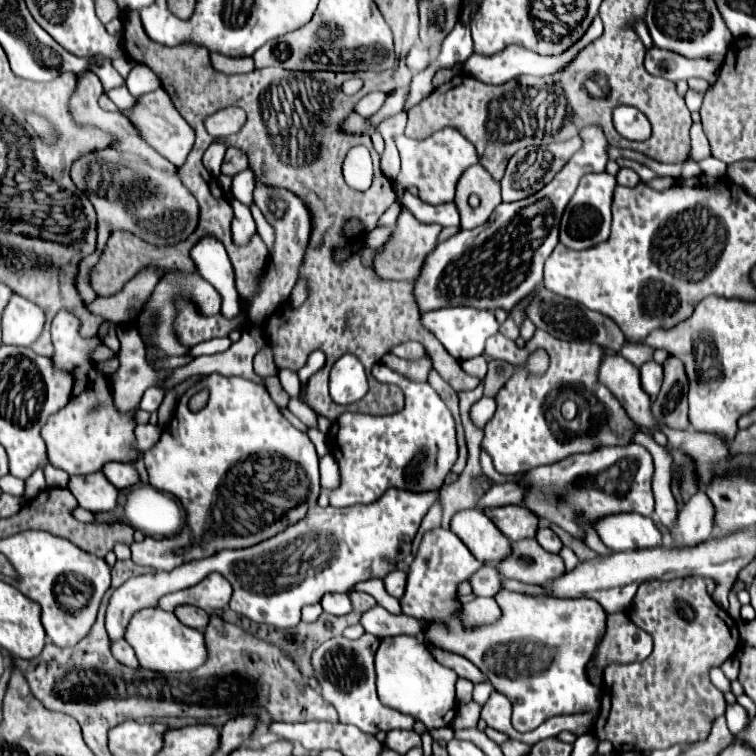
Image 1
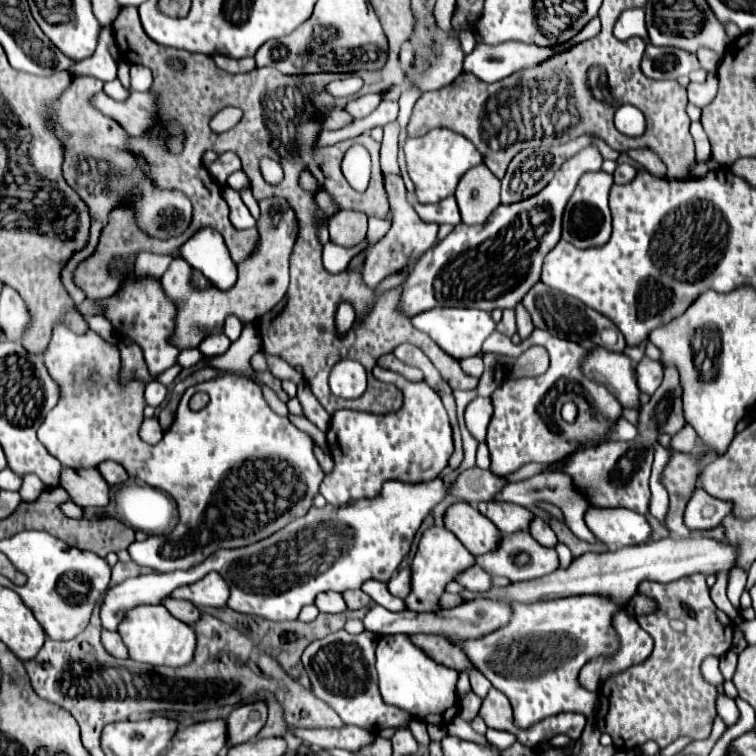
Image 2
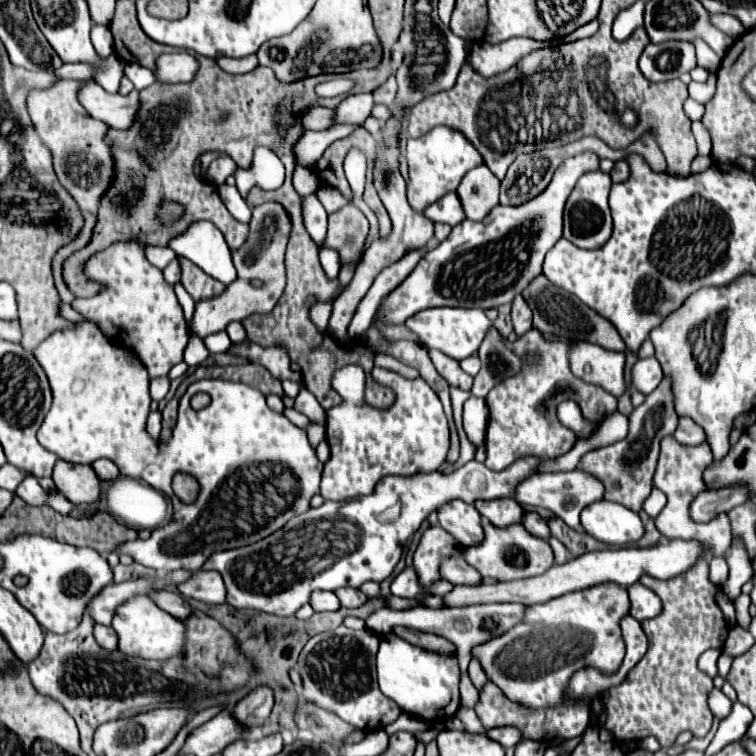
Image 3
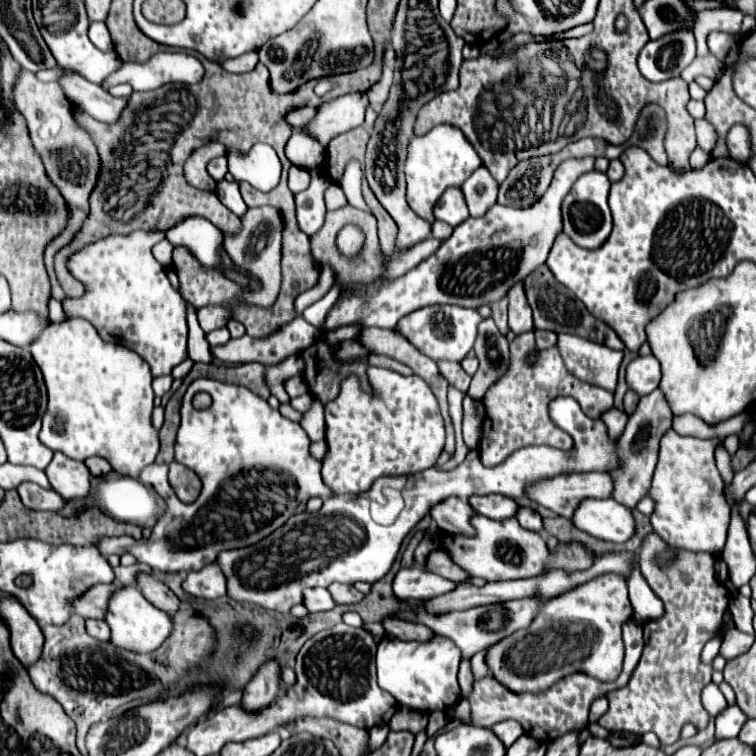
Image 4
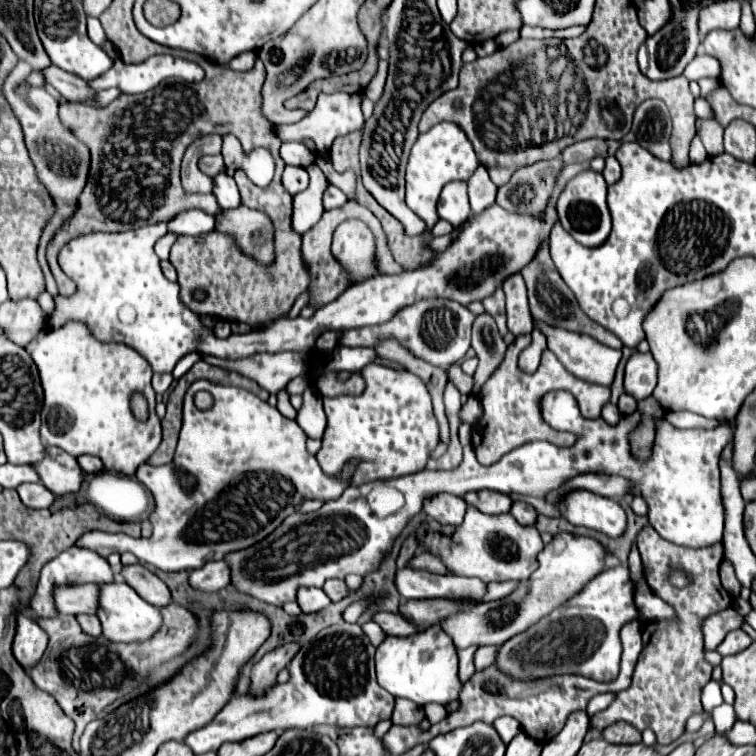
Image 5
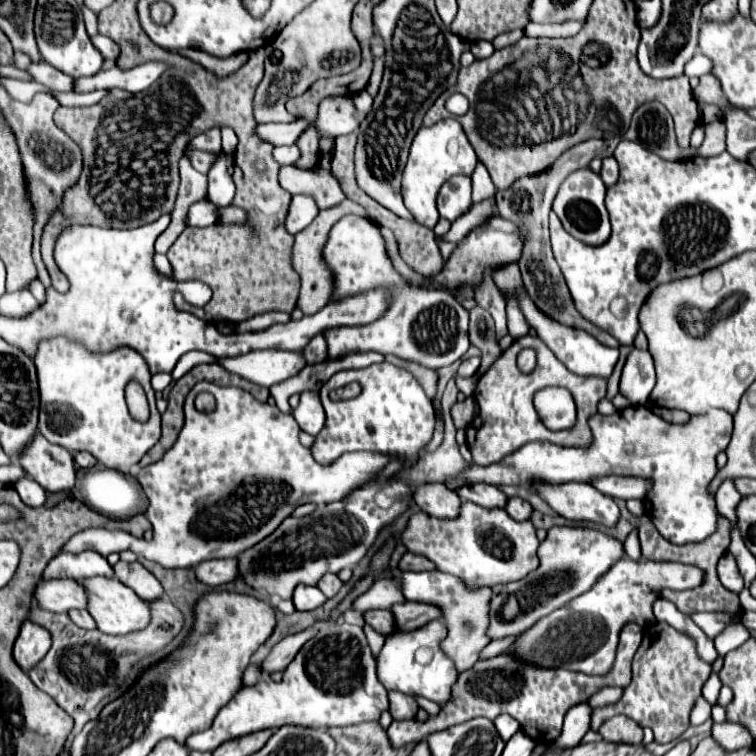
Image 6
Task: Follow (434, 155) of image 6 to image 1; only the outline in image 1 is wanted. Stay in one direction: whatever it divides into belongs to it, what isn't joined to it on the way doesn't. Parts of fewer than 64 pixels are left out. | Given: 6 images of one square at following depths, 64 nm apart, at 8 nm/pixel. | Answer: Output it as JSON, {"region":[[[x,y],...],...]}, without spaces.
{"region":[[[442,128],[424,140],[410,140],[406,136],[400,136],[398,150],[402,158],[402,170],[400,170],[398,182],[402,182],[402,186],[416,186],[420,200],[426,204],[452,202],[458,178],[466,168],[478,162],[472,142],[468,142],[454,128]]]}

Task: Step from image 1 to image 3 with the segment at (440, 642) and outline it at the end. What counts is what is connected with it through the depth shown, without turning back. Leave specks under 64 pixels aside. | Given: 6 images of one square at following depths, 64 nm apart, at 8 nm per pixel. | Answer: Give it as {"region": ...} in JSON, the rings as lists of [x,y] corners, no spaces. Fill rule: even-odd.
{"region":[[[430,526],[422,534],[422,540],[414,552],[414,568],[424,586],[430,586],[434,580],[440,580],[440,574],[438,574],[440,558],[450,554],[456,554],[462,558],[458,550],[458,542],[440,526]],[[594,586],[592,590],[580,590],[576,594],[564,594],[544,604],[534,604],[526,608],[524,620],[508,630],[506,634],[474,648],[474,656],[480,658],[480,664],[486,676],[514,702],[544,708],[556,706],[564,700],[564,690],[570,676],[580,668],[616,668],[624,658],[624,640],[620,634],[620,618],[630,610],[628,592],[620,586]]]}

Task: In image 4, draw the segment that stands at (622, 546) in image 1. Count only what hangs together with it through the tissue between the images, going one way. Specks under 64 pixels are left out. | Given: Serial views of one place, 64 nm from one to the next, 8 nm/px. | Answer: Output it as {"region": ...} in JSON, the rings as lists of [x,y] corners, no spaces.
{"region":[[[614,498],[582,500],[574,510],[572,522],[576,528],[610,542],[626,542],[634,534],[632,512]]]}

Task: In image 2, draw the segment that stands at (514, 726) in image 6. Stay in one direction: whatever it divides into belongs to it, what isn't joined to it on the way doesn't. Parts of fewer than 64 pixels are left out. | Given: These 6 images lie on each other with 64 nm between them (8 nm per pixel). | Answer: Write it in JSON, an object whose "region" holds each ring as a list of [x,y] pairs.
{"region":[[[488,730],[486,732],[486,738],[488,738],[488,742],[492,742],[498,750],[506,750],[508,746],[512,746],[514,742],[516,742],[516,736],[514,734],[508,734],[508,732],[504,732],[504,730]]]}

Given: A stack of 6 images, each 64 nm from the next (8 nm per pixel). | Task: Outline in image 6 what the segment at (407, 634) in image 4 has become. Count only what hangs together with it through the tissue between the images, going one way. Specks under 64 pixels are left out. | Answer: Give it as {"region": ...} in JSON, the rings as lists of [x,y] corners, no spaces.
{"region":[[[366,610],[362,612],[362,616],[364,616],[364,622],[370,624],[376,632],[384,636],[394,632],[394,618],[390,610]]]}

